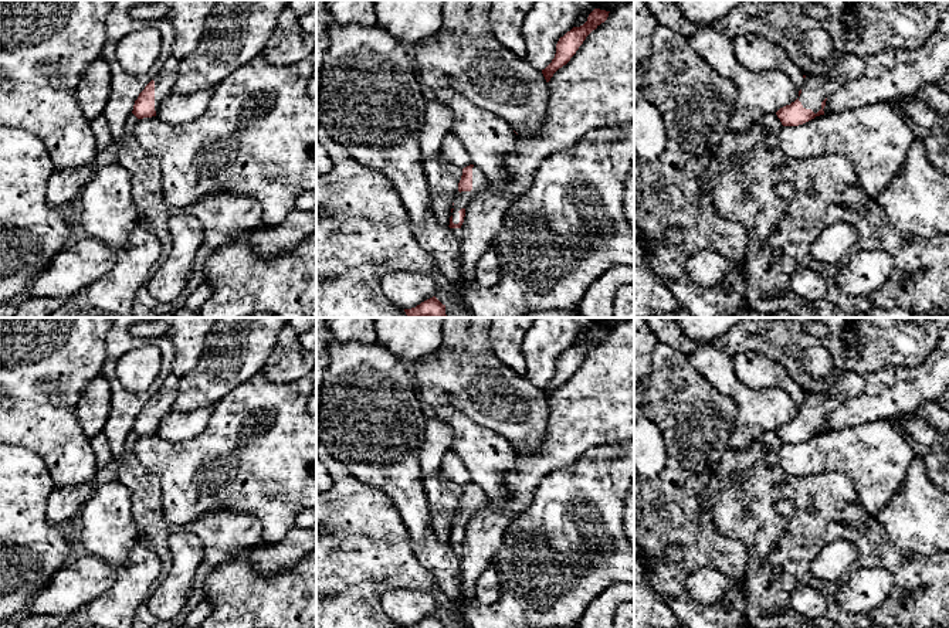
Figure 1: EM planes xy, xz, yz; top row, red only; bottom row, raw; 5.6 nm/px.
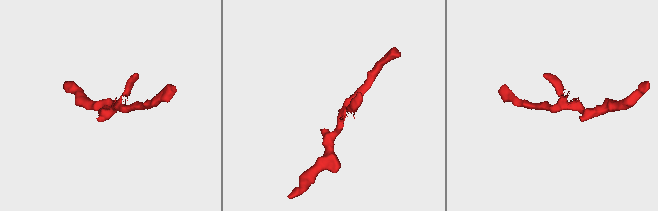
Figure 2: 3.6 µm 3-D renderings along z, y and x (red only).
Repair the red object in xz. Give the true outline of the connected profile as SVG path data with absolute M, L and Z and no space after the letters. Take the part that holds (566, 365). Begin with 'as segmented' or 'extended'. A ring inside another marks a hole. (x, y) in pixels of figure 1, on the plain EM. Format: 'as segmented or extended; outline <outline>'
as segmented; outline M594 326L589 332L587 339L583 343L573 344L570 349L559 356L556 361L555 376L545 387L542 387L546 400L550 398L550 396L559 386L570 379L570 376L576 371L586 354L607 337L609 330L610 329Z

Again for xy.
extended; outline M170 373L156 394L145 404L135 418L132 431L138 437L152 435L159 431L162 418L173 408L179 391L179 377Z

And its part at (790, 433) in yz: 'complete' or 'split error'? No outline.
split error

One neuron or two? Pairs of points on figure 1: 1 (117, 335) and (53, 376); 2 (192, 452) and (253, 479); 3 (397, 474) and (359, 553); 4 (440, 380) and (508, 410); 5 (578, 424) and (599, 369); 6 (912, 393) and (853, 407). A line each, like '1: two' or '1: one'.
1: two
2: one
3: two
4: one
5: one
6: one

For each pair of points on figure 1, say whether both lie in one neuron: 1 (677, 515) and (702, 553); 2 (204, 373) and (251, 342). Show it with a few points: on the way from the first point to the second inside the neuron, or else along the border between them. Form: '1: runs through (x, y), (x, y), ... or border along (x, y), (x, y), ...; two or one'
1: runs through (687, 525), (702, 543); one
2: runs through (216, 372), (240, 348); one

